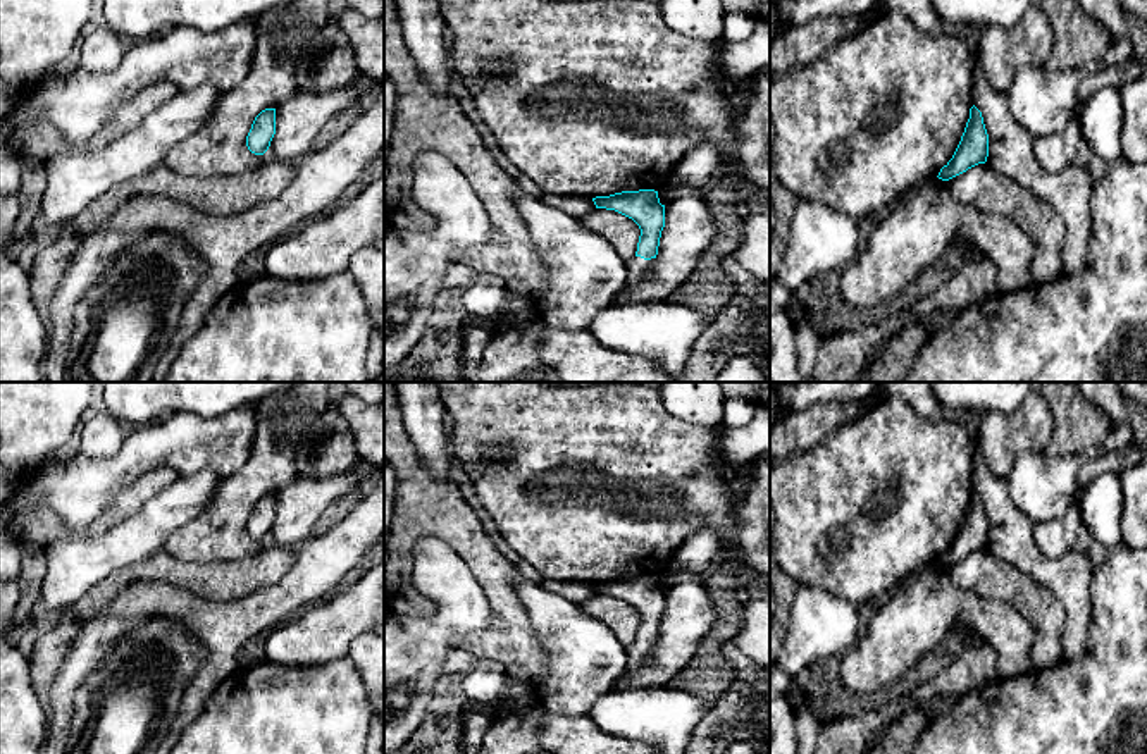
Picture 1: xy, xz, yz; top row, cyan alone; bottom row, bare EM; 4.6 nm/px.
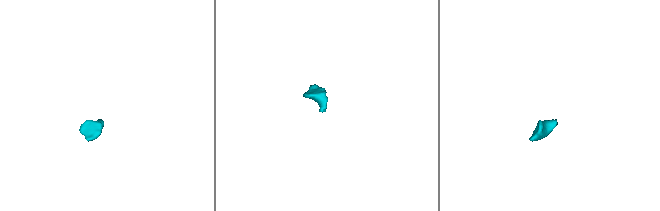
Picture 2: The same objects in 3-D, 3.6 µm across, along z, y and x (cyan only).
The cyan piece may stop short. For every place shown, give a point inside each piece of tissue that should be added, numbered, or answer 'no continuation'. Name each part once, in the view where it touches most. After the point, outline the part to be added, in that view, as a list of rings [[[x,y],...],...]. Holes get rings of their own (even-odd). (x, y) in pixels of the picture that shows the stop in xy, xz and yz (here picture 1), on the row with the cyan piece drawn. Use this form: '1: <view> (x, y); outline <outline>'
1: xz (638, 267); outline [[[634,256],[632,260],[627,262],[627,269],[630,272],[630,284],[637,284],[641,282],[651,270],[654,265],[654,258],[651,260],[644,260],[641,256]]]

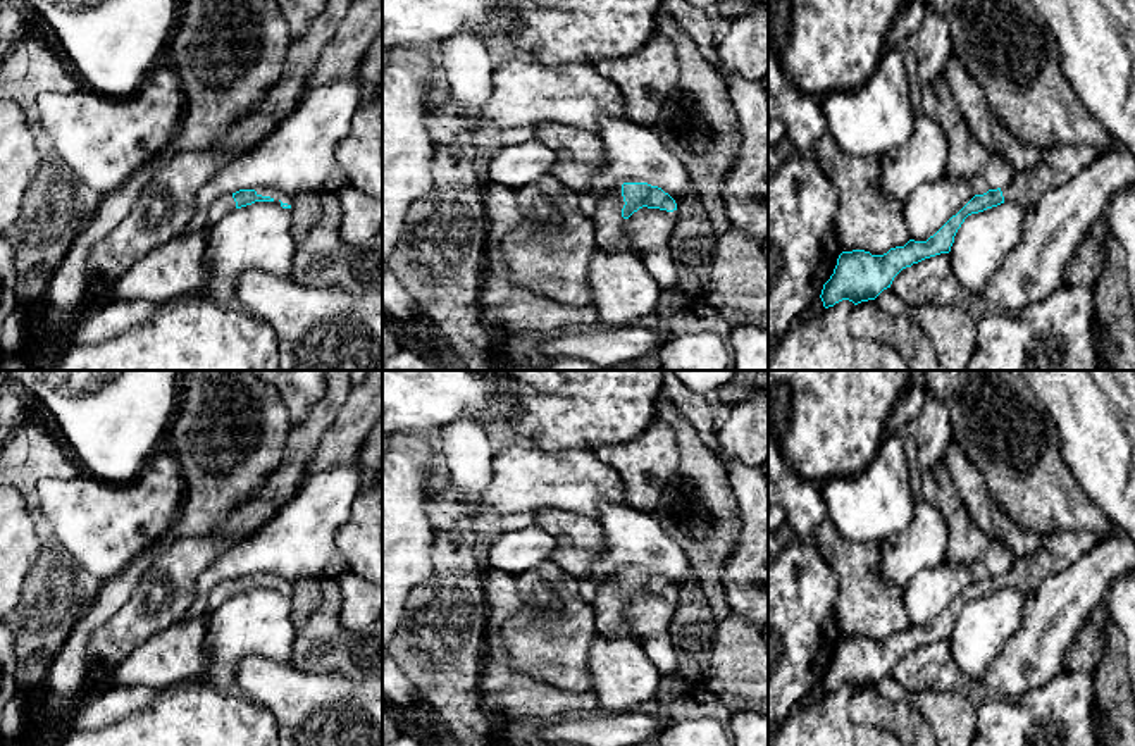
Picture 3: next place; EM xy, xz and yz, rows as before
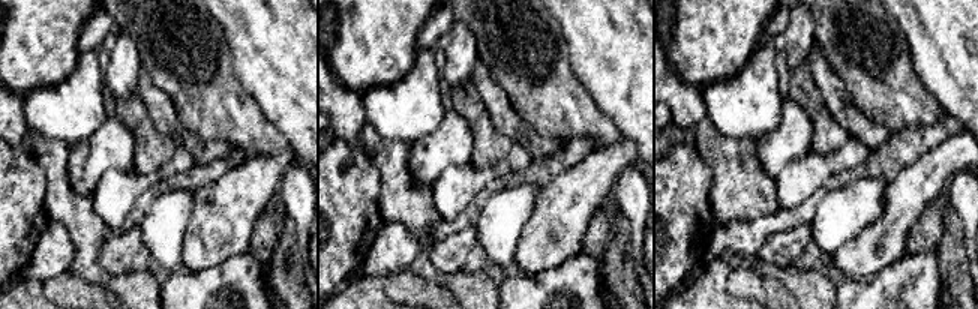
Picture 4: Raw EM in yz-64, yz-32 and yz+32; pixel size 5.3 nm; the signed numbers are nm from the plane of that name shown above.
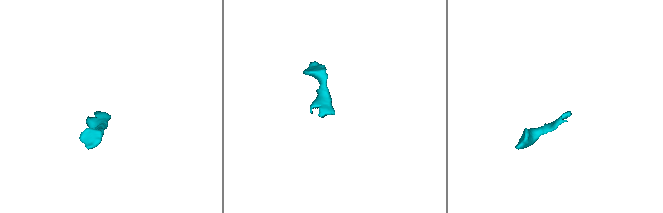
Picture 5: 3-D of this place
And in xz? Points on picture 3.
1: xz (610, 226); outline [[[622,184],[599,188],[598,208],[592,215],[596,241],[606,250],[627,250],[642,257],[642,253],[630,243],[625,219],[622,217],[623,205]]]

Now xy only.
1: xy (266, 192); outline [[[255,188],[257,195],[262,196],[270,196],[274,200],[281,200],[282,203],[291,205],[291,198],[282,196],[277,190],[274,188]]]

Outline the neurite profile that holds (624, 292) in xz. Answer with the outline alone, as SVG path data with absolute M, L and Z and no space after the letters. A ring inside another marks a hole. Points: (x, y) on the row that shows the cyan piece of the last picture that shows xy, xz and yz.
M596 245L589 286L599 322L606 327L632 326L658 312L661 288L648 272L642 257L634 252Z

